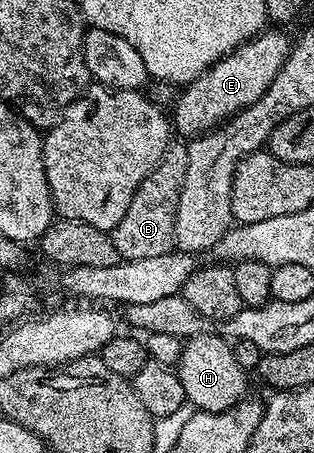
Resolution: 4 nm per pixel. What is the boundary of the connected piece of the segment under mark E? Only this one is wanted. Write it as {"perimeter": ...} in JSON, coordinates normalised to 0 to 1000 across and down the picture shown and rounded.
{"perimeter":[[[857,62],[777,93],[755,110],[742,110],[720,128],[704,128],[627,166],[589,199],[561,210],[548,227],[545,278],[554,289],[599,300],[637,300],[691,285],[710,269],[729,267],[745,252],[812,230],[863,194],[895,146],[920,128],[927,84],[892,75],[892,64]]]}

